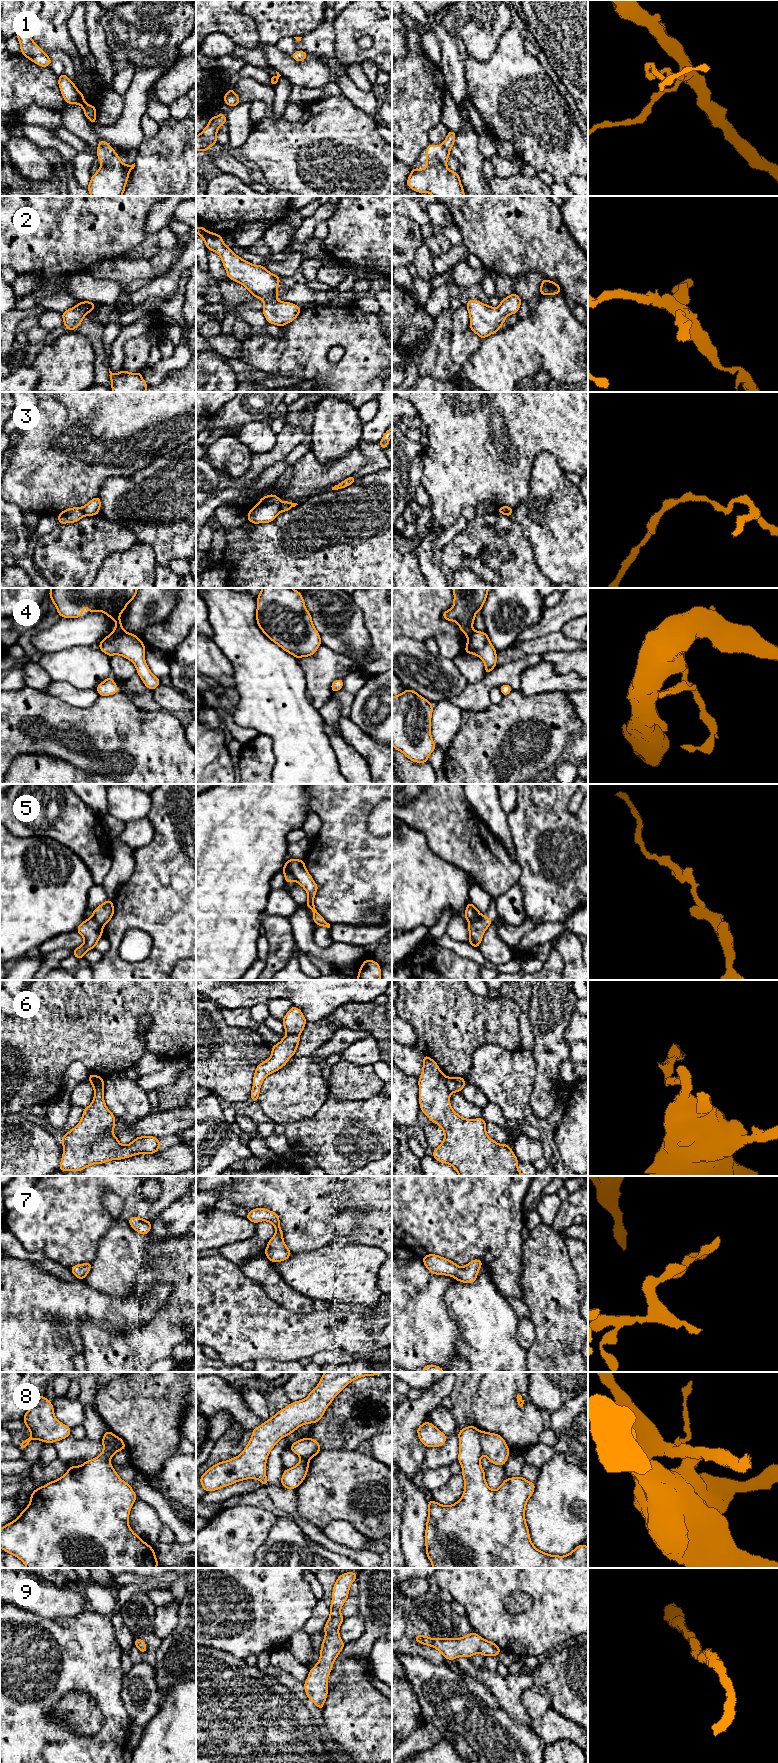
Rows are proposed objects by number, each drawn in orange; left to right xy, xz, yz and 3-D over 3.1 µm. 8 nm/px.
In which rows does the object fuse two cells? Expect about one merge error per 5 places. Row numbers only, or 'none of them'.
3, 5, 6, 8

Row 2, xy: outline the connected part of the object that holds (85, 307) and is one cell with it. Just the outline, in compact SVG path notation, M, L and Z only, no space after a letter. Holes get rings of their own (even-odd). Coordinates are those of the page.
M90 301L79 302L76 306L61 313L64 326L69 331L74 331L78 327L85 316L95 309L96 305Z

